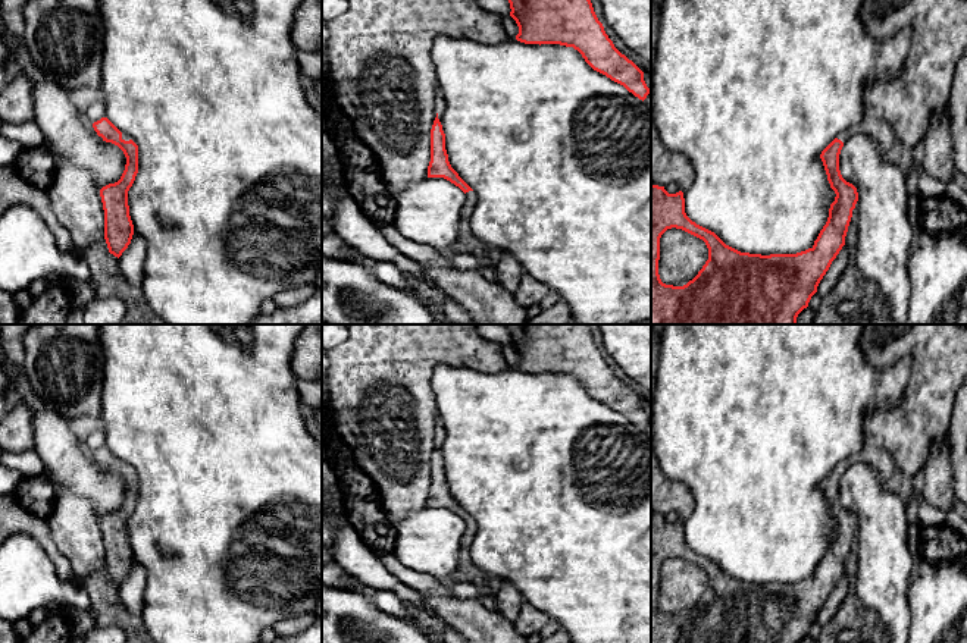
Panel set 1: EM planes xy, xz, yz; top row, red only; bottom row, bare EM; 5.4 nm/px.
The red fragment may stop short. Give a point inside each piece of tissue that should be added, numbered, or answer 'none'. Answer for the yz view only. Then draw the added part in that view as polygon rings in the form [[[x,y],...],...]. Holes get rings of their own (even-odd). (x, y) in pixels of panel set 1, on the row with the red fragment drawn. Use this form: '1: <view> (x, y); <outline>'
1: yz (873, 125); [[[866,107],[864,117],[860,123],[852,125],[846,131],[841,132],[836,138],[845,144],[857,134],[866,134],[871,137],[879,144],[880,151],[885,154],[896,141],[896,137],[888,122],[870,107]]]

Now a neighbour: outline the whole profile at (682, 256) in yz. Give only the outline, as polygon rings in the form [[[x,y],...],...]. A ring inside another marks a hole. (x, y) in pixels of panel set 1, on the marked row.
[[[667,229],[660,238],[658,275],[663,283],[683,286],[708,260],[705,242],[682,229]]]

